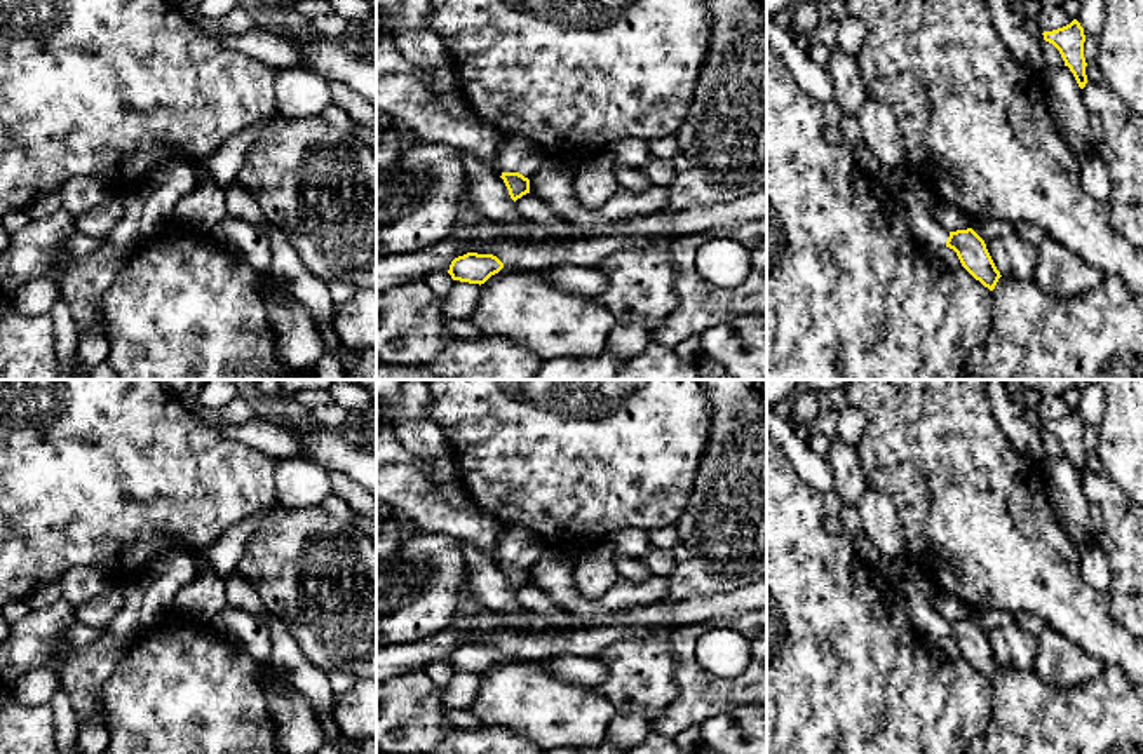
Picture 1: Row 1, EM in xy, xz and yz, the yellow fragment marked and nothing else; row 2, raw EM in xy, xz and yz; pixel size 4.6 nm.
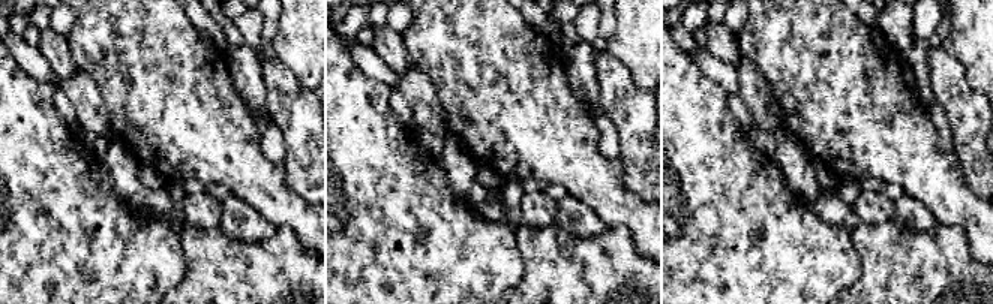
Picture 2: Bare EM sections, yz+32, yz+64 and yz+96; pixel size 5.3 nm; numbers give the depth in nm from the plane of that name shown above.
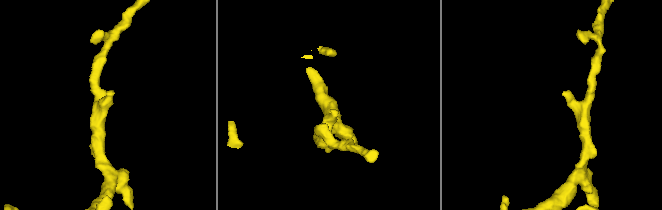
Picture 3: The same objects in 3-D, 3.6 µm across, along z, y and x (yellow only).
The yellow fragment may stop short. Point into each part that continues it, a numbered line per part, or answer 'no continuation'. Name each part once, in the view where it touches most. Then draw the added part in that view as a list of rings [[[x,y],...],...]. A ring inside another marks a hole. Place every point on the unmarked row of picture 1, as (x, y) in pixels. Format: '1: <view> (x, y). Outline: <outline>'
1: xz (518, 544). Outline: [[[509,526],[502,535],[498,557],[502,562],[519,562],[530,569],[545,549],[547,545],[533,531],[521,526]]]

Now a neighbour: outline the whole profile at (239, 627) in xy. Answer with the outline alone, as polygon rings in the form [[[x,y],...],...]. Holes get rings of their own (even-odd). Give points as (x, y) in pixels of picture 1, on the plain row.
[[[227,604],[213,623],[230,643],[268,665],[272,641],[267,627],[258,618]]]

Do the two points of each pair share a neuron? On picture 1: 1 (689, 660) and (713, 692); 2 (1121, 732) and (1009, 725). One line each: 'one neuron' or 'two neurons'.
1: one neuron
2: one neuron

